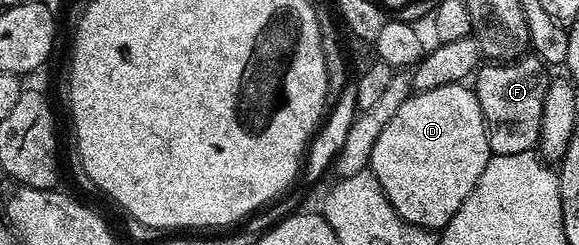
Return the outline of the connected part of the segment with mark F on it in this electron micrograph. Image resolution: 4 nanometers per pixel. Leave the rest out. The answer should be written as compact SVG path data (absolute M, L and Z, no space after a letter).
M534 55L517 57L514 61L480 64L473 77L473 88L477 103L481 103L481 115L485 119L489 147L494 156L530 153L538 146L541 111L545 107L545 91L549 84L549 76L547 77L546 72L548 73L548 70L543 62Z

